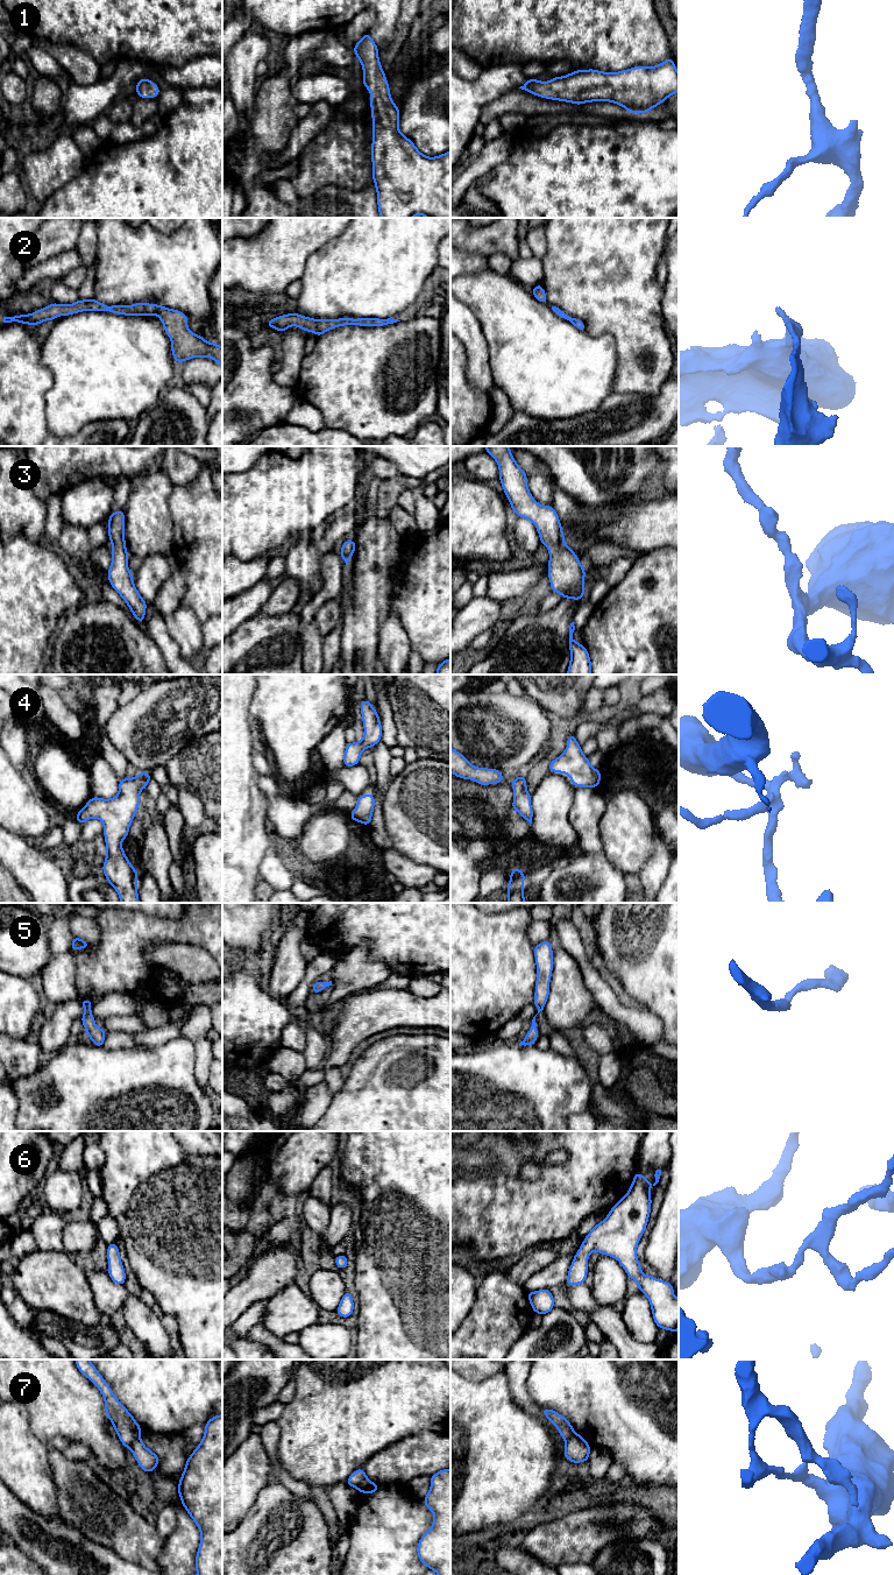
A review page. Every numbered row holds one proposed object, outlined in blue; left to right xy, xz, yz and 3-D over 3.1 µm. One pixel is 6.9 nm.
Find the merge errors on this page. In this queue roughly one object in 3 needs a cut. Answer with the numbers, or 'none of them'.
7

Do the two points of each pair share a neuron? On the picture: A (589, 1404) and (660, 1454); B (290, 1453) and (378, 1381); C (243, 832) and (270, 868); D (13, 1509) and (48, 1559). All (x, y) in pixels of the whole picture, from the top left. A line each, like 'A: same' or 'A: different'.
A: same
B: same
C: different
D: same

